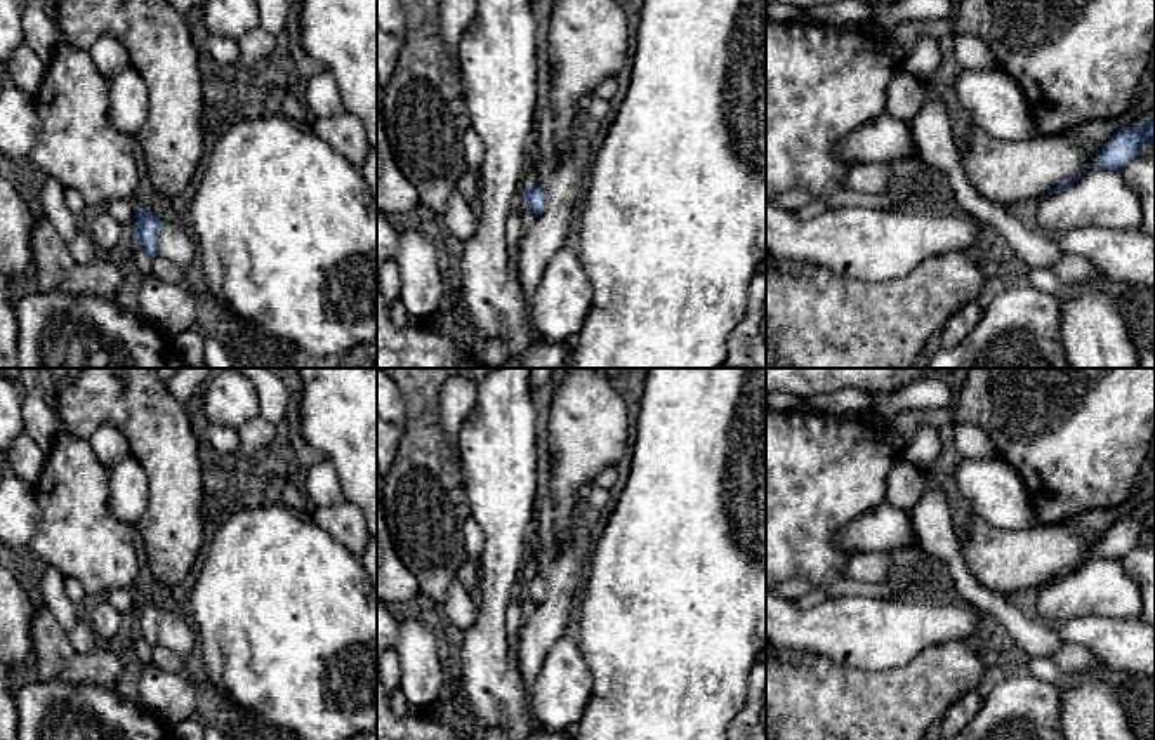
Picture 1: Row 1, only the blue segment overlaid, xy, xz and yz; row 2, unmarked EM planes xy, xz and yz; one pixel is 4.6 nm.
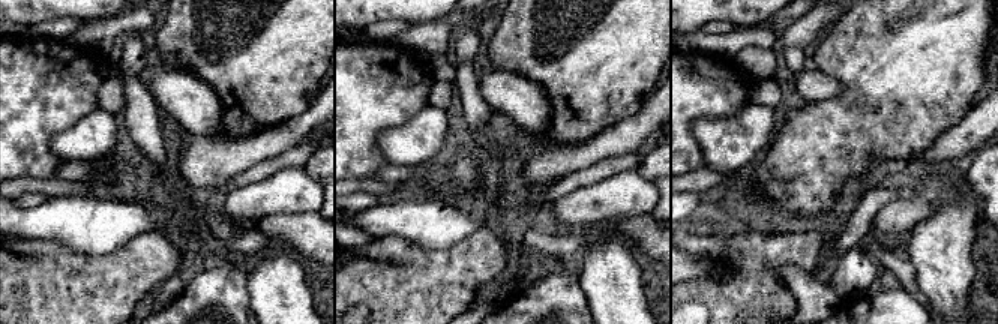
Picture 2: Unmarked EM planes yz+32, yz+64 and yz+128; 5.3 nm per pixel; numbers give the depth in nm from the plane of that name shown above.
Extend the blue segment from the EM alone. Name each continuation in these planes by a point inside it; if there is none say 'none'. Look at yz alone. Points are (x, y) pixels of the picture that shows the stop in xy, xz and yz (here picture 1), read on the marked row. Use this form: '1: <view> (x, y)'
none

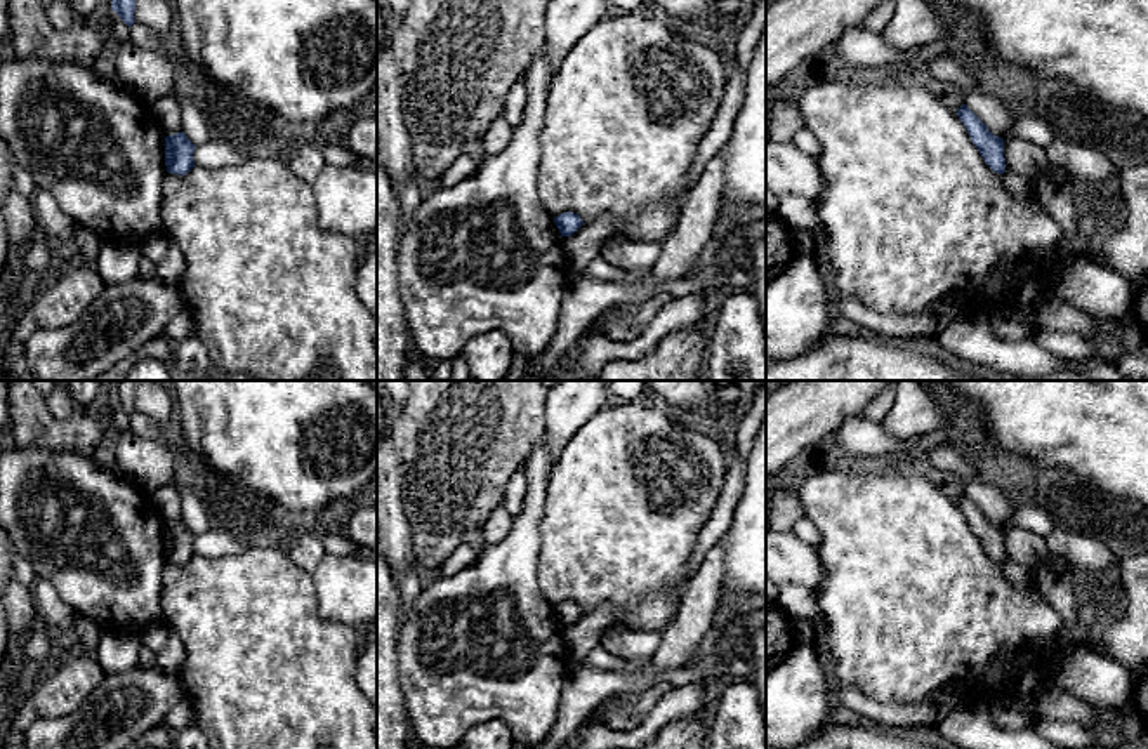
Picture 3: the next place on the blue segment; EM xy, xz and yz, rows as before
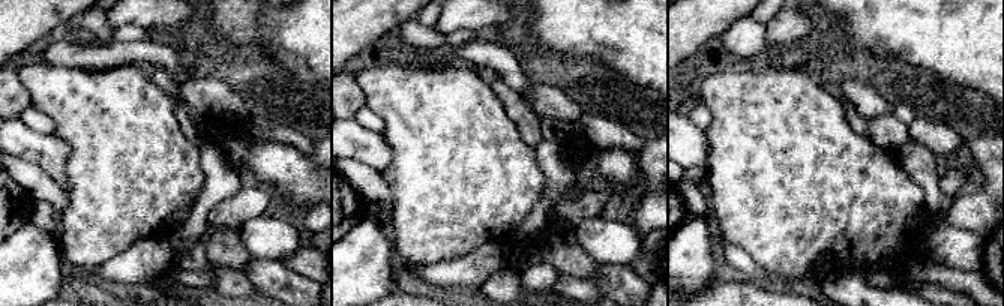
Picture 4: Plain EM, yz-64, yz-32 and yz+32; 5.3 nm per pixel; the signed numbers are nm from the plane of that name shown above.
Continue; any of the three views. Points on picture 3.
none

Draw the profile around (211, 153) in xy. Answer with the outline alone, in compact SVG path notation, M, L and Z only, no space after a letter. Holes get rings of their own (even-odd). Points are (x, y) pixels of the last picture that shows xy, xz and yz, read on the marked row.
M208 139L195 146L193 160L196 167L205 167L214 170L228 165L238 165L247 158L241 153L234 151L226 143Z

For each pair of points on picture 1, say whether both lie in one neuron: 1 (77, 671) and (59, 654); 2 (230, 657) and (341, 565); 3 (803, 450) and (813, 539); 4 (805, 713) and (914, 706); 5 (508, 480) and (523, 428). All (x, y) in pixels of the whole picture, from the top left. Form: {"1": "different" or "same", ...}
{"1": "same", "2": "same", "3": "same", "4": "same", "5": "same"}

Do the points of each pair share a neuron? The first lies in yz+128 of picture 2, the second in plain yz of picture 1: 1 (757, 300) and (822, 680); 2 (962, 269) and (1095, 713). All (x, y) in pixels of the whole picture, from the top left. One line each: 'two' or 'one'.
1: one
2: one

